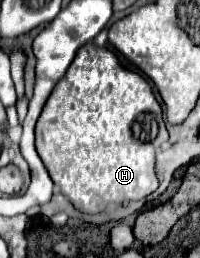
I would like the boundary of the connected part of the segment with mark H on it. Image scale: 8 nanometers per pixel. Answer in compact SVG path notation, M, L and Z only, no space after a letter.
M86 43L78 49L76 59L64 79L58 81L58 87L54 87L54 95L46 101L36 123L36 151L44 167L62 195L82 213L98 213L110 201L122 203L150 197L158 189L154 153L166 139L168 131L162 121L162 109L148 81L140 73L122 67L114 51L96 47L94 43Z

